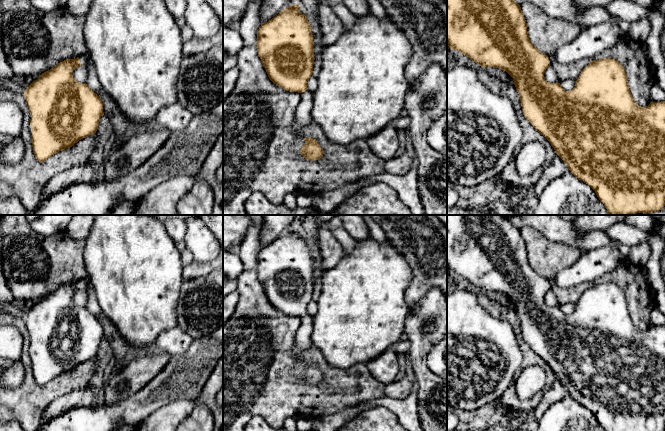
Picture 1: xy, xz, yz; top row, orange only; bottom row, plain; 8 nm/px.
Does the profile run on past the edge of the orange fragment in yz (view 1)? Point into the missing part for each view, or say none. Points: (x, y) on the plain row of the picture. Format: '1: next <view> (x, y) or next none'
1: next yz (593, 264)

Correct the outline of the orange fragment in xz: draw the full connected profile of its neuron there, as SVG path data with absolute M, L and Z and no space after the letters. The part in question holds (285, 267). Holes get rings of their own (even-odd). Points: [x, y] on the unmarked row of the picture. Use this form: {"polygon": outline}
{"polygon": "M297 228L283 233L278 239L262 247L257 255L257 275L269 303L277 310L289 316L301 318L296 333L294 353L303 360L303 353L310 350L313 317L307 314L307 305L313 297L314 271L311 249L307 241L300 236Z"}

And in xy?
{"polygon": "M88 277L66 283L25 313L31 338L31 367L39 386L72 371L98 353L103 327L86 307L77 306L72 299L87 283Z"}

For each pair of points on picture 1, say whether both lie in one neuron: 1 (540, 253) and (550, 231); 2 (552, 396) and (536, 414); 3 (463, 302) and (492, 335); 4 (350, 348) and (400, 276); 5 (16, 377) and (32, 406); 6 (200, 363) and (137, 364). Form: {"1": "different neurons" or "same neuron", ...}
{"1": "different neurons", "2": "same neuron", "3": "same neuron", "4": "same neuron", "5": "different neurons", "6": "different neurons"}

